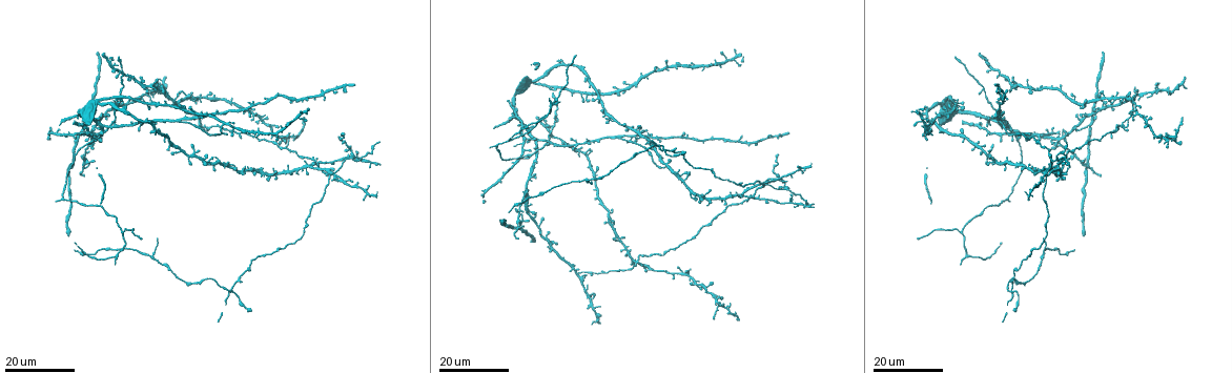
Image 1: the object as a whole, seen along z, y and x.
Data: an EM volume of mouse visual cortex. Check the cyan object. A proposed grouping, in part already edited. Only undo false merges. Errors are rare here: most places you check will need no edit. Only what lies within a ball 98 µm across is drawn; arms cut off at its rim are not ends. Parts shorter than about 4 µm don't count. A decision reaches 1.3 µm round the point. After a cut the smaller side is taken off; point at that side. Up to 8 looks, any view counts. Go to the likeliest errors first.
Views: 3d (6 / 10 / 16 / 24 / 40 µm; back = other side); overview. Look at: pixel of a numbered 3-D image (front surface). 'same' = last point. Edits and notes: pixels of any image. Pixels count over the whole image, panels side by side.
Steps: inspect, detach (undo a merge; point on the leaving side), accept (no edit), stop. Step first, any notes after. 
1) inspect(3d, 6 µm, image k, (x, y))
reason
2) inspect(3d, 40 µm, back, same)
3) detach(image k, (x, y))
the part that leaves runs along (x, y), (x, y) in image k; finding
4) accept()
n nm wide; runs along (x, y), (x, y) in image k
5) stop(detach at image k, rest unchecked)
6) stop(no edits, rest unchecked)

inspect(3d, 16 µm, image 1, (665, 151))
four arms meet

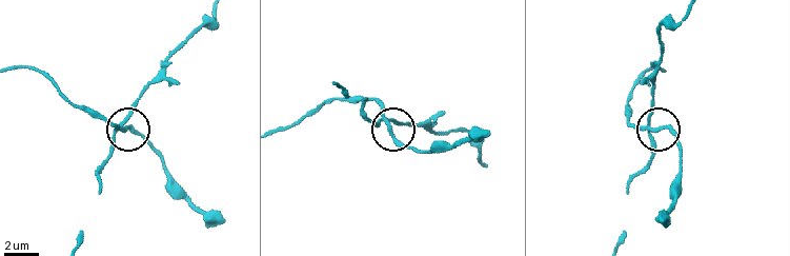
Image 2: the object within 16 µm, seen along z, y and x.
inspect(3d, 6 µm, image 2, (653, 127))
closer look

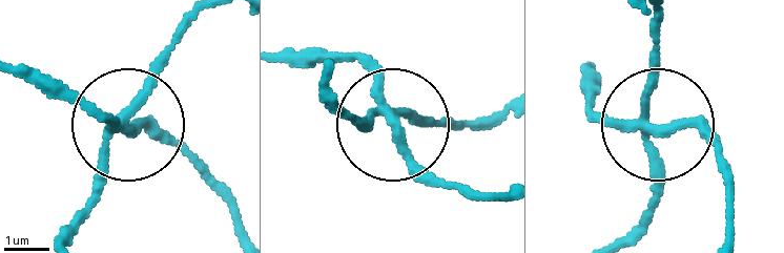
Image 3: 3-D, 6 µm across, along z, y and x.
detach(image 3, (150, 126))
210 nm wide; the part that leaves runs along (119, 128), (18, 76) in image 3; two cells meet here

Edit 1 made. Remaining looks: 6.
inspect(overview)

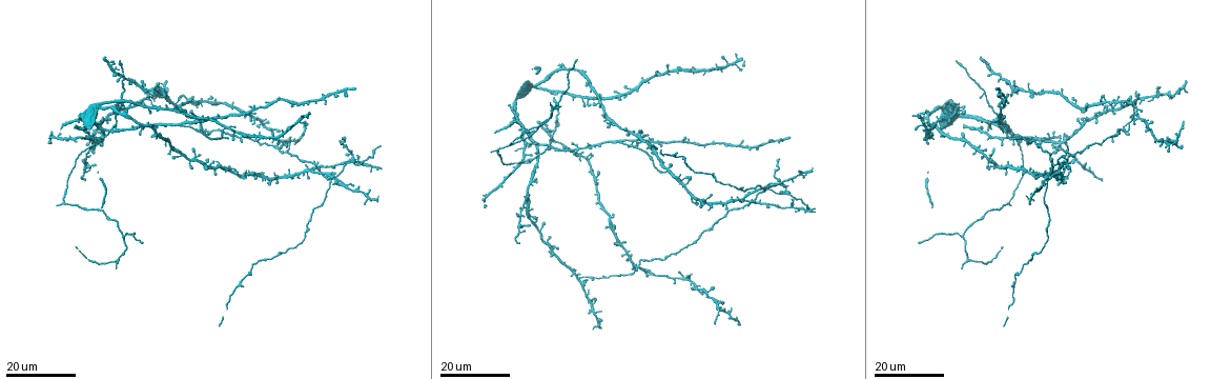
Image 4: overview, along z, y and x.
inspect(3d, 16 µm, image 4, (750, 202))

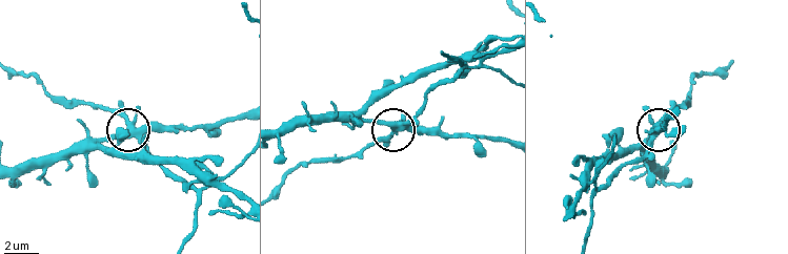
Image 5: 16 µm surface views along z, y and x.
inspect(3d, 10 µm, image 5, (396, 129))

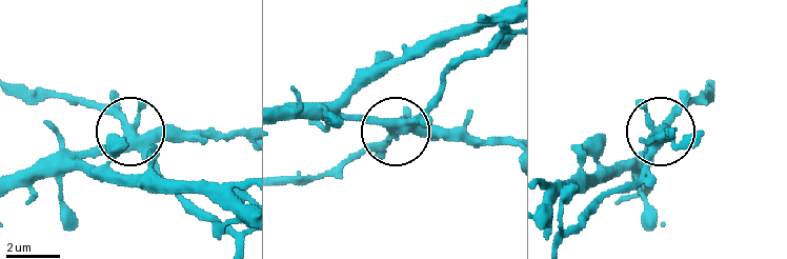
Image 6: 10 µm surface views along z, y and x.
accept()
runs along (280, 115), (367, 115), (388, 124), (381, 142), (336, 174) in image 6; one cell here

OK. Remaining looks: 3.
inspect(3d, 16 µm, image 4, (538, 152))
small branch off a trunk

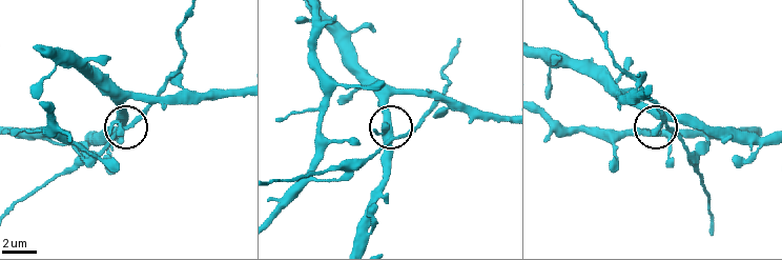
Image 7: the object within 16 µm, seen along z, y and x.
inspect(3d, 6 µm, image 7, (664, 122))

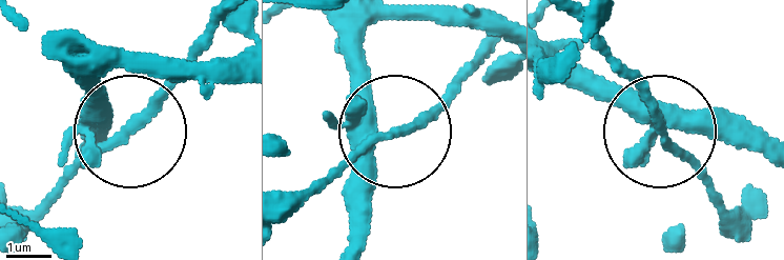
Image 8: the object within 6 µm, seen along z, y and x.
inspect(3d, 6 µm, back, image 8, (665, 135))

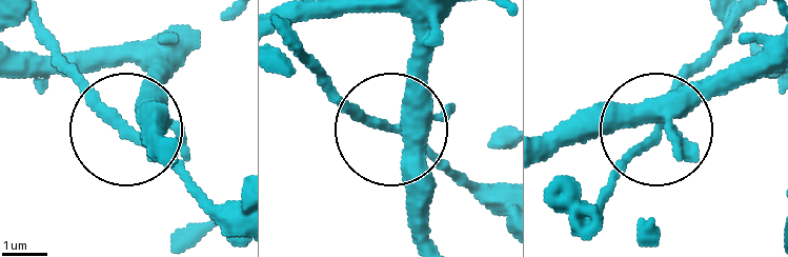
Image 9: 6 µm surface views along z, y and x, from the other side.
accept()
side arm 86 µm; 4 arms; all the same cell

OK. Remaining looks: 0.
stop(detach at image 3, rest unchecked)

